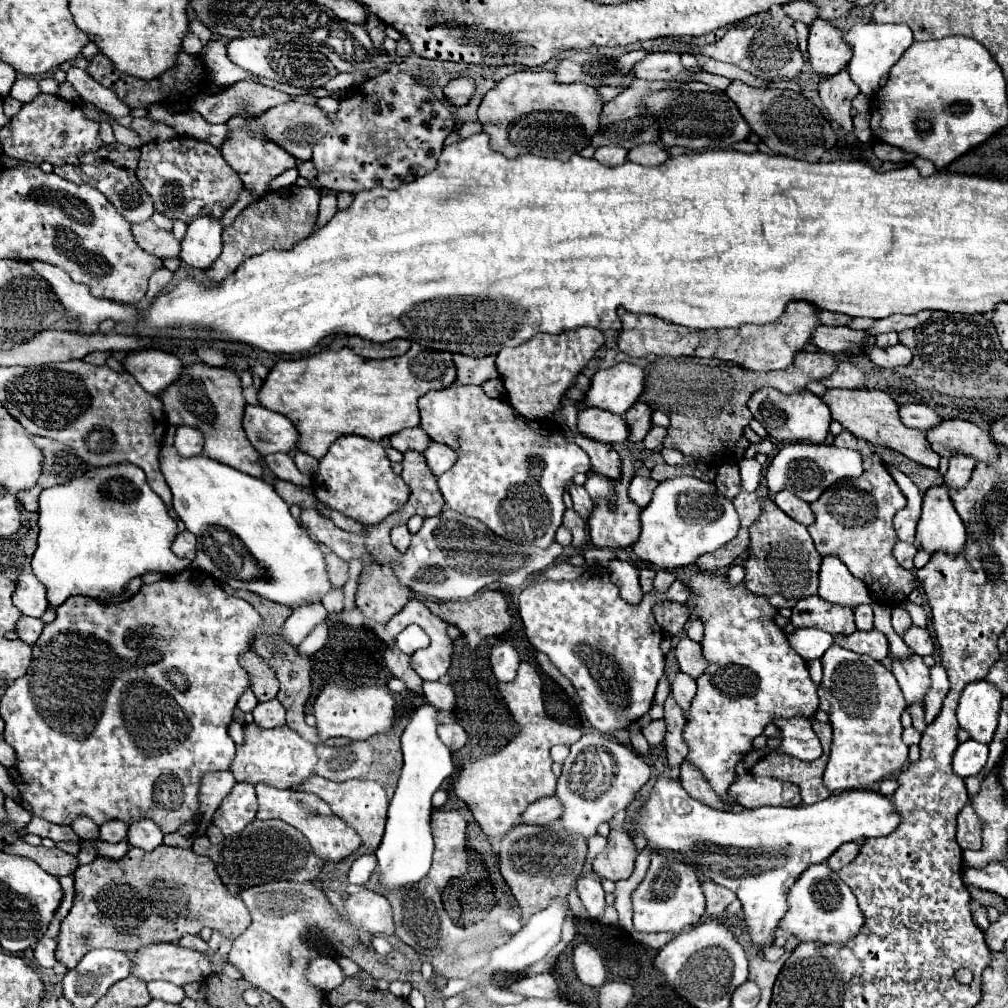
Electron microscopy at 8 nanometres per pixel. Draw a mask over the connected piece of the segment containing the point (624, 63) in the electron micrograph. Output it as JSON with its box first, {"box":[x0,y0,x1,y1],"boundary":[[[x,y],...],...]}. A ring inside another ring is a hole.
{"box":[617,49,648,75],"boundary":[[[644,49],[631,51],[624,54],[618,59],[617,62],[619,72],[623,73],[624,75],[628,74],[629,70],[633,68],[637,62],[643,60],[647,54],[648,52]]]}

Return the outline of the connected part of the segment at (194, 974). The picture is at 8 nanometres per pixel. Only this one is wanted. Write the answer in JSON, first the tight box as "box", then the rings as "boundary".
{"box":[131,942,211,986],"boundary":[[[165,942],[139,948],[131,954],[131,962],[131,974],[143,982],[169,980],[177,986],[185,986],[211,974],[207,954]]]}

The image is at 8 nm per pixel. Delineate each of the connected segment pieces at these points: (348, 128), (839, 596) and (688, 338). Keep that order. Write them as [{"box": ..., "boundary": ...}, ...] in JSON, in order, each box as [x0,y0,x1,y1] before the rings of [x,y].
[{"box":[313,72,457,194],"boundary":[[[385,72],[381,78],[371,78],[361,86],[351,90],[353,94],[341,100],[341,108],[335,114],[329,114],[335,124],[335,134],[325,136],[313,148],[313,164],[319,170],[319,184],[333,192],[349,192],[357,194],[361,190],[369,190],[373,186],[399,188],[419,176],[425,176],[437,166],[437,158],[443,150],[443,140],[453,132],[457,122],[453,120],[453,106],[445,106],[437,100],[427,86],[421,86],[407,72]]]},{"box":[819,556,875,608],"boundary":[[[823,556],[819,570],[819,596],[831,604],[851,608],[875,602],[867,584],[855,578],[837,556]]]},{"box":[617,302,819,370],"boundary":[[[791,302],[787,304],[783,316],[775,320],[775,324],[755,326],[745,324],[743,328],[721,328],[721,330],[691,330],[685,326],[669,324],[657,316],[647,314],[631,314],[623,312],[621,316],[621,332],[617,338],[617,346],[627,356],[643,358],[649,354],[655,356],[699,356],[699,358],[719,358],[727,362],[735,362],[747,370],[783,370],[793,362],[793,356],[809,344],[813,330],[819,326],[819,318],[815,314],[813,304]]]}]

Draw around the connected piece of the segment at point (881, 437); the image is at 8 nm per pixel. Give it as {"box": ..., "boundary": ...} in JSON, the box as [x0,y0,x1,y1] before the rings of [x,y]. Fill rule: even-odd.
{"box":[821,388,939,470],"boundary":[[[831,388],[823,394],[821,398],[829,410],[833,420],[837,420],[843,428],[847,428],[849,432],[853,432],[857,438],[863,438],[871,444],[881,444],[887,448],[893,448],[897,452],[901,452],[903,456],[915,460],[921,466],[933,468],[937,470],[939,466],[939,454],[933,452],[933,448],[927,444],[927,438],[923,432],[907,428],[905,424],[901,424],[899,414],[897,414],[897,402],[883,390],[867,390],[867,388],[859,388],[859,390],[845,390],[845,388]]]}

